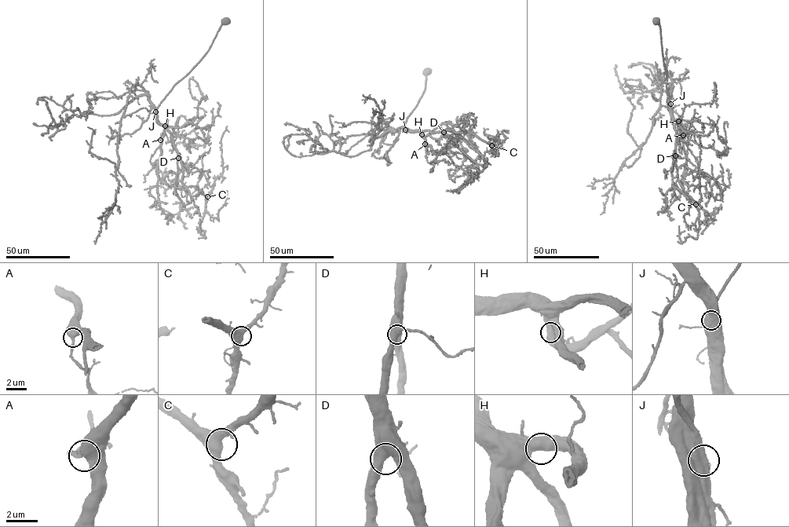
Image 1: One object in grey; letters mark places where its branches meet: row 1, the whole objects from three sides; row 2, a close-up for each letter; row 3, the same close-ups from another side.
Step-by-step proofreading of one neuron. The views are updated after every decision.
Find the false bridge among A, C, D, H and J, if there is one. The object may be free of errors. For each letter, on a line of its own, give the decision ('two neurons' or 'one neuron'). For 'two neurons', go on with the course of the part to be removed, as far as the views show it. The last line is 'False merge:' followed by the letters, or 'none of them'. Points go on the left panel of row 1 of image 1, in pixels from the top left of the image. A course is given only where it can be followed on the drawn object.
A: one neuron
C: one neuron
D: one neuron
H: one neuron
J: one neuron
False merge: none of them

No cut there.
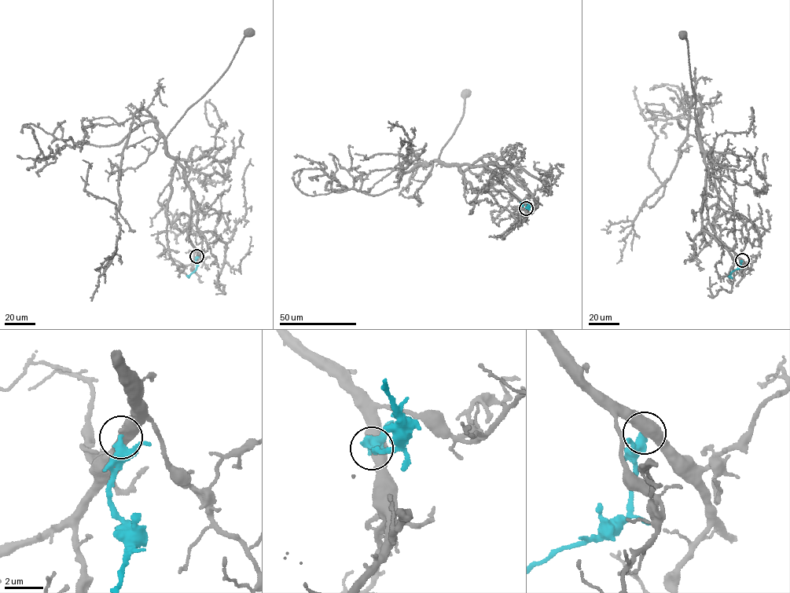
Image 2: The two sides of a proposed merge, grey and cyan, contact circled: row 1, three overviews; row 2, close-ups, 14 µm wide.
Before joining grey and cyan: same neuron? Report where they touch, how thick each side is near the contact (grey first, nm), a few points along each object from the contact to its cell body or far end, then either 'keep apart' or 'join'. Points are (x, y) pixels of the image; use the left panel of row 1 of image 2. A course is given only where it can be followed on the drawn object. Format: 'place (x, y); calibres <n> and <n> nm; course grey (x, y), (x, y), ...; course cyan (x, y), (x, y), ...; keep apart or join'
place (196, 256); calibres 500 and 440 nm; course grey (196, 257), (189, 236), (191, 189), (185, 170), (167, 151), (166, 137), (227, 68), (248, 33); course cyan (196, 257), (196, 267), (187, 276); keep apart

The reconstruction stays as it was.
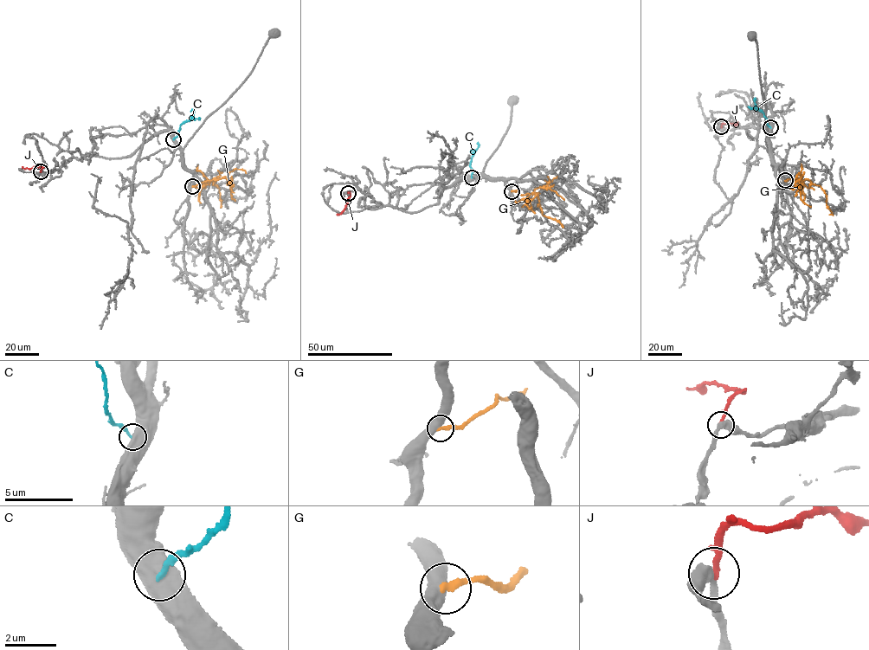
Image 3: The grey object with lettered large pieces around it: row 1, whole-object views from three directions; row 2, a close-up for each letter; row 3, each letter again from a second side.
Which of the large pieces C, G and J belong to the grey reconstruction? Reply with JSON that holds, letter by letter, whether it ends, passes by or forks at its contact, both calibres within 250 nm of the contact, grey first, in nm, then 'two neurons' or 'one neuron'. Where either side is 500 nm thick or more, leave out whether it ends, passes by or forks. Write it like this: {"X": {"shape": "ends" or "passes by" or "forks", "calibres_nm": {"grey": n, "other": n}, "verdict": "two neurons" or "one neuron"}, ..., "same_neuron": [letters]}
{"C": {"calibres_nm": {"grey": 750, "other": 190}, "verdict": "two neurons"}, "G": {"calibres_nm": {"grey": 500, "other": 280}, "verdict": "two neurons"}, "J": {"shape": "ends", "calibres_nm": {"grey": 340, "other": 240}, "verdict": "two neurons"}, "same_neuron": []}

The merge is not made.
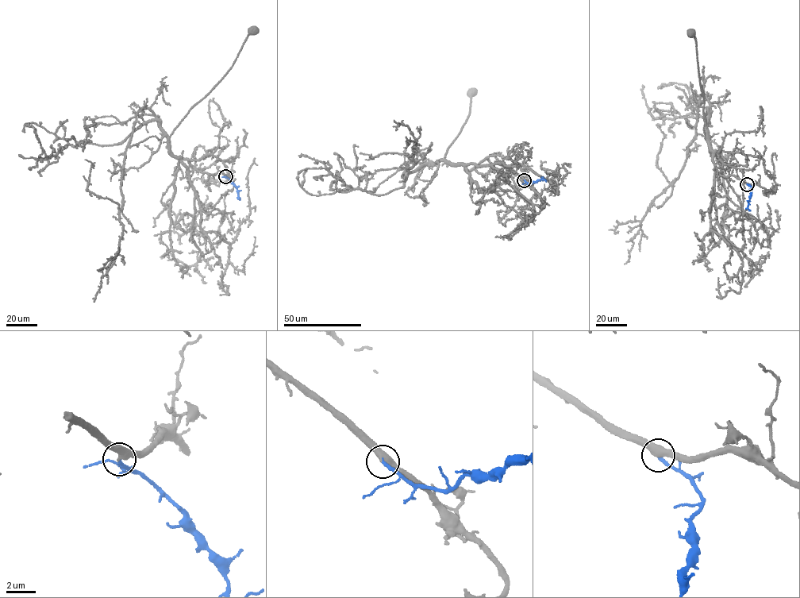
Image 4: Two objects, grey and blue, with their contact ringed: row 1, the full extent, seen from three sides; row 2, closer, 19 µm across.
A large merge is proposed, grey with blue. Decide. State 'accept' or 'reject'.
accept

